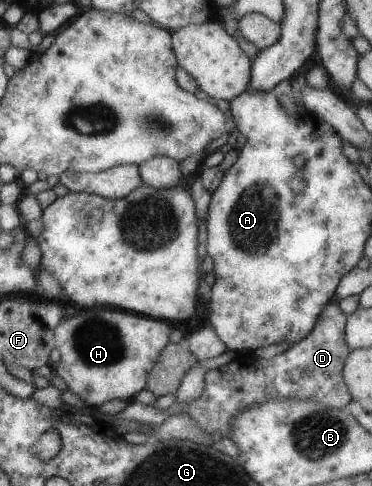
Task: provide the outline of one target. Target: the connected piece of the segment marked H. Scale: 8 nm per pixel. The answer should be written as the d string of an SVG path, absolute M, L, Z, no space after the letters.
M107 307L84 308L83 313L69 319L62 318L53 329L55 349L60 357L51 366L53 375L59 375L66 387L75 393L88 408L95 409L105 401L134 399L146 387L149 371L157 365L161 349L167 345L168 322L127 313Z

